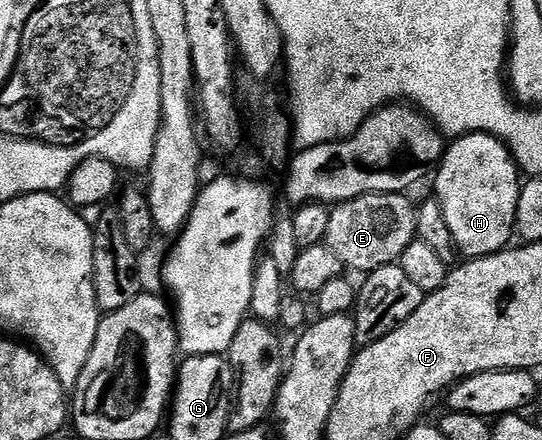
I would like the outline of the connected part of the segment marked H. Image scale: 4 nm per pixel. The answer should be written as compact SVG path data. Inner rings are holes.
M485 132L456 137L446 147L435 169L436 176L435 198L441 203L447 226L451 226L453 241L466 257L490 256L510 247L523 176L502 140Z

